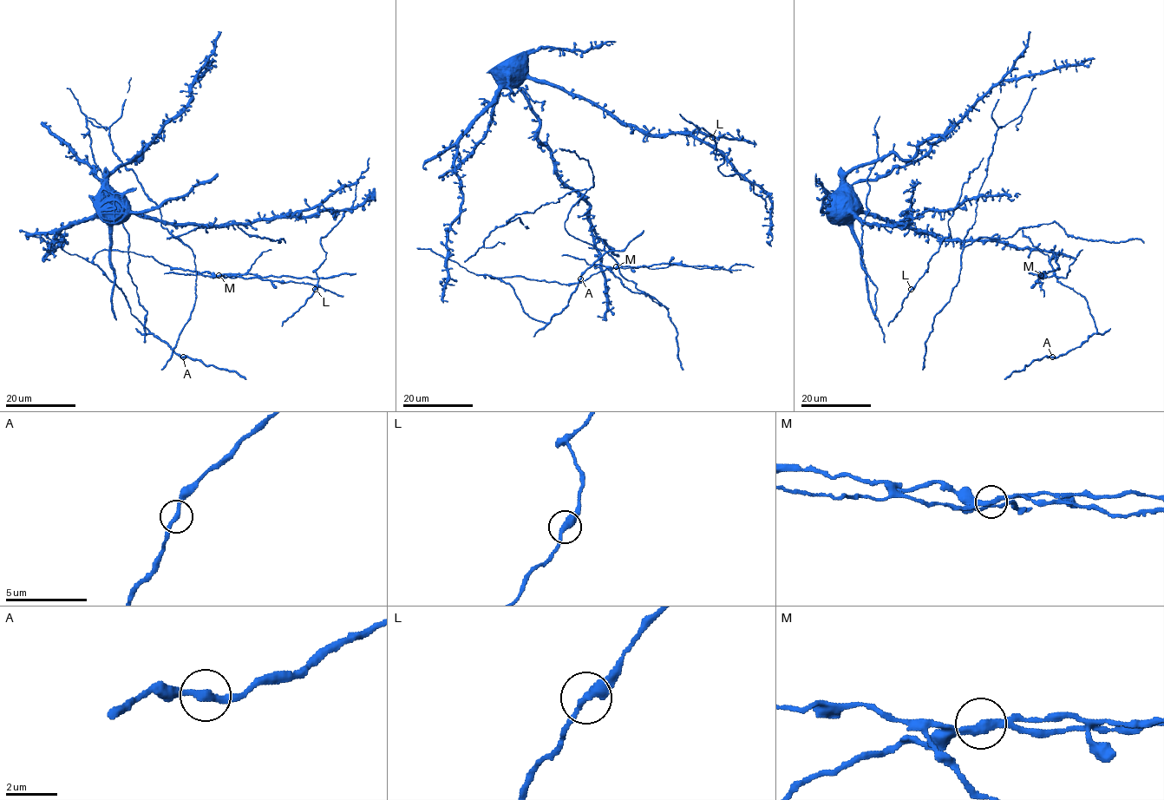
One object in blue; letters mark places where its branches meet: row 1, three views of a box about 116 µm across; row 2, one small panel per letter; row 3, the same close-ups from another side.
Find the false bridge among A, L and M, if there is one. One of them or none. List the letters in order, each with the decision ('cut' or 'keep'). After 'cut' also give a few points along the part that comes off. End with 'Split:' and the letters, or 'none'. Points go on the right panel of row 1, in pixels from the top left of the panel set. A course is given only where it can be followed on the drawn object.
A: keep
L: keep
M: cut | (1041, 275), (1037, 280), (1043, 283), (1043, 296)
Split: M

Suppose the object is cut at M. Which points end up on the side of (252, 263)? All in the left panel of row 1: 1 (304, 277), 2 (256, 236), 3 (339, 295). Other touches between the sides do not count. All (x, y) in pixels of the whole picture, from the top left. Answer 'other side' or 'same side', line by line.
1: other side
2: other side
3: same side

